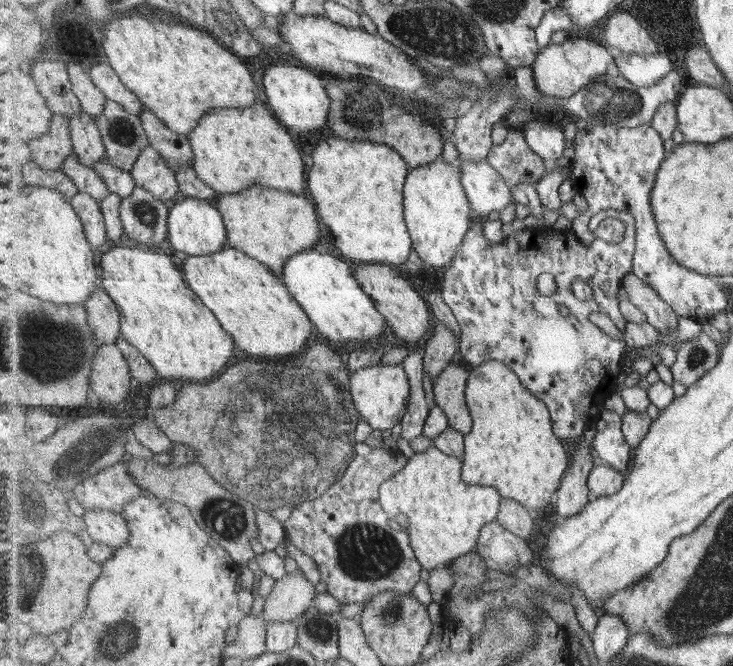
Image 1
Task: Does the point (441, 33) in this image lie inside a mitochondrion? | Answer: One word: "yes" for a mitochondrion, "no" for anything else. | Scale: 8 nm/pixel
yes

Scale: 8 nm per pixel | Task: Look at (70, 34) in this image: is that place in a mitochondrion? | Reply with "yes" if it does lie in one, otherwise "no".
no

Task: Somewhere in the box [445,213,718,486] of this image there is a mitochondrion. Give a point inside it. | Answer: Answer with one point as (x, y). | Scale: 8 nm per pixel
(698, 356)

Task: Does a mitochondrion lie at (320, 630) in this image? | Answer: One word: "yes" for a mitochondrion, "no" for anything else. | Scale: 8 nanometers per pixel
yes

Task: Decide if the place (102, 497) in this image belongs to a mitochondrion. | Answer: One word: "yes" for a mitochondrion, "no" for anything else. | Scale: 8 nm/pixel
no

